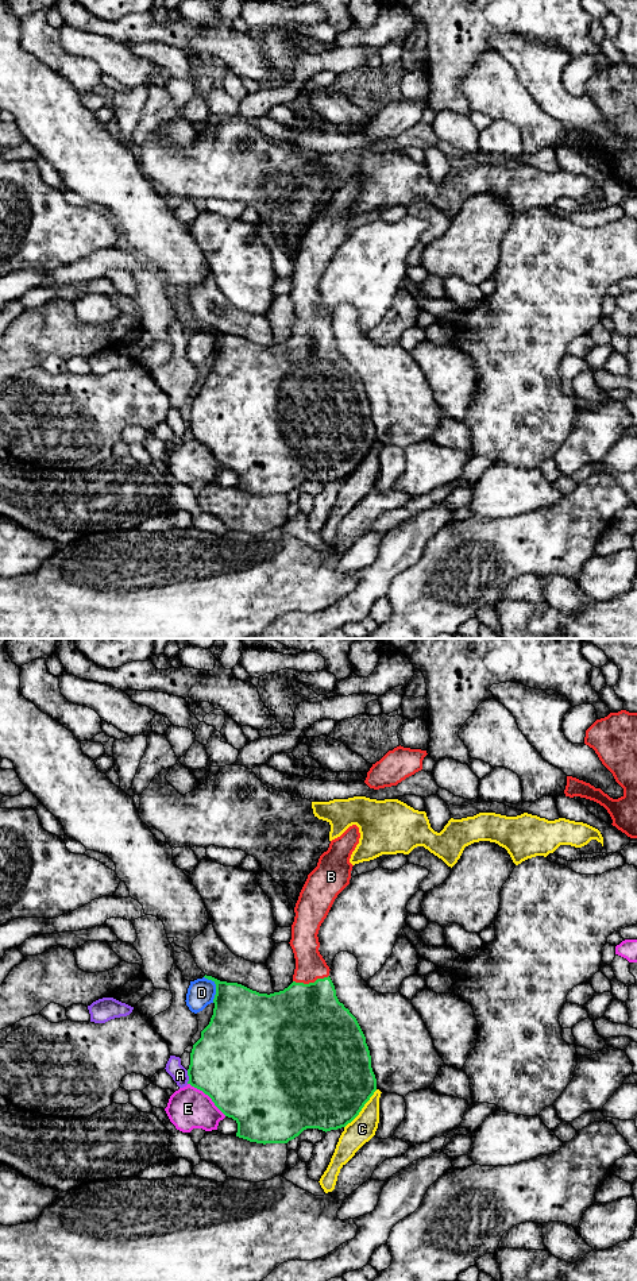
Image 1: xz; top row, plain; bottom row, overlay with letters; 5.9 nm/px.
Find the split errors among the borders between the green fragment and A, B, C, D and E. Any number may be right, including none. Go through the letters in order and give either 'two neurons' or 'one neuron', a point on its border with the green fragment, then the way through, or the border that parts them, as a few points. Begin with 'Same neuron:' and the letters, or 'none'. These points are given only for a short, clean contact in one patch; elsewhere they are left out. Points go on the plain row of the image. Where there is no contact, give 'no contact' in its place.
Same neuron: B
A: two neurons; meets green in xz at (189, 429)
B: one neuron; meets green in xz at (311, 335); runs through xz (305, 375), (311, 335), (309, 316)
C: two neurons; meets green in xz at (362, 459)
D: two neurons; meets green in xz at (216, 340)
E: two neurons; meets green in xz at (208, 447)

